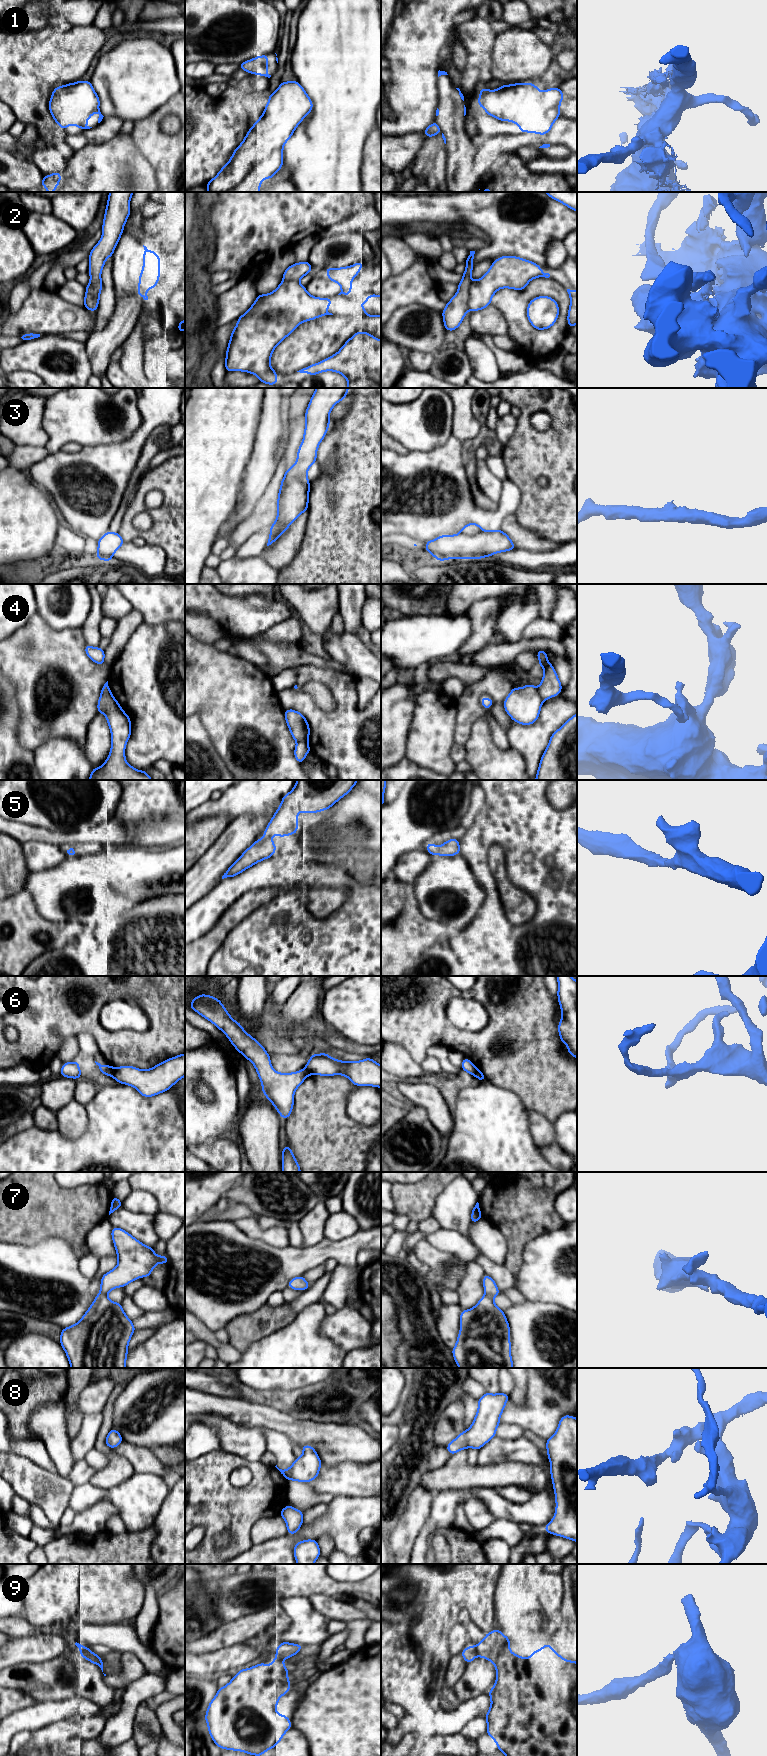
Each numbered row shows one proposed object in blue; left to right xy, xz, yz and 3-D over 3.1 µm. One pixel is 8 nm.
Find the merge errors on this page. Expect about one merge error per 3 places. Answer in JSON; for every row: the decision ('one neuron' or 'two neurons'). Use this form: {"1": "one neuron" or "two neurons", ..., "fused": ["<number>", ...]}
{"1": "one neuron", "2": "two neurons", "3": "one neuron", "4": "two neurons", "5": "one neuron", "6": "two neurons", "7": "one neuron", "8": "one neuron", "9": "two neurons", "fused": ["2", "4", "6", "9"]}

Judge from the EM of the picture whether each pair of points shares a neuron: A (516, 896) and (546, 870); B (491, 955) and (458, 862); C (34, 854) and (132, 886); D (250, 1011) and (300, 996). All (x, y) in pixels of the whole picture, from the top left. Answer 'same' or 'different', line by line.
A: different
B: different
C: different
D: different

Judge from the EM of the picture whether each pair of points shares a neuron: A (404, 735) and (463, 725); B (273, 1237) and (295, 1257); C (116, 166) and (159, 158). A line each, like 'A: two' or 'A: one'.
A: two
B: two
C: two

